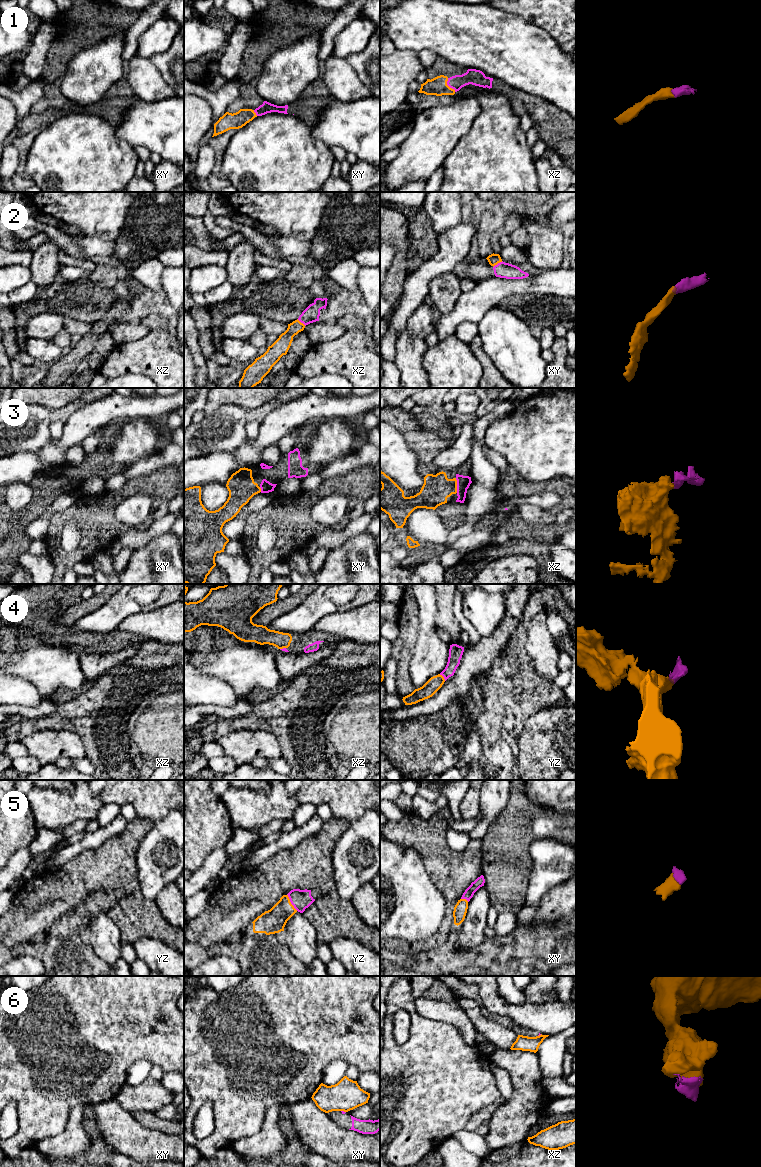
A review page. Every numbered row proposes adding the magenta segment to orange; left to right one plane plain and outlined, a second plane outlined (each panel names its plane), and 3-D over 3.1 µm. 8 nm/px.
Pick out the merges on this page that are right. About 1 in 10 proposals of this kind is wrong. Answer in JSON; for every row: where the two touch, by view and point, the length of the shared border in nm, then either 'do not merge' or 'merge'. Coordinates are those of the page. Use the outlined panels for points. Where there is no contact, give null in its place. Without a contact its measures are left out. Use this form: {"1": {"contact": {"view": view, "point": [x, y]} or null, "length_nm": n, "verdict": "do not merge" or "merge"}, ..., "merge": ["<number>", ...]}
{"1": {"contact": {"view": "xz", "point": [447, 85]}, "length_nm": 130, "verdict": "merge"}, "2": {"contact": {"view": "xy", "point": [497, 263]}, "length_nm": 90, "verdict": "merge"}, "3": {"contact": {"view": "xz", "point": [456, 485]}, "length_nm": 120, "verdict": "merge"}, "4": {"contact": {"view": "yz", "point": [443, 677]}, "length_nm": 80, "verdict": "merge"}, "5": {"contact": {"view": "yz", "point": [290, 902]}, "length_nm": 160, "verdict": "merge"}, "6": {"contact": {"view": "xy", "point": [343, 1110]}, "length_nm": 40, "verdict": "do not merge"}, "merge": ["1", "2", "3", "4", "5"]}

